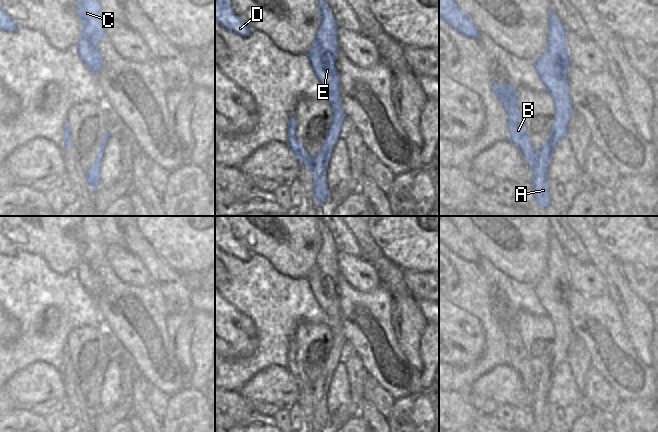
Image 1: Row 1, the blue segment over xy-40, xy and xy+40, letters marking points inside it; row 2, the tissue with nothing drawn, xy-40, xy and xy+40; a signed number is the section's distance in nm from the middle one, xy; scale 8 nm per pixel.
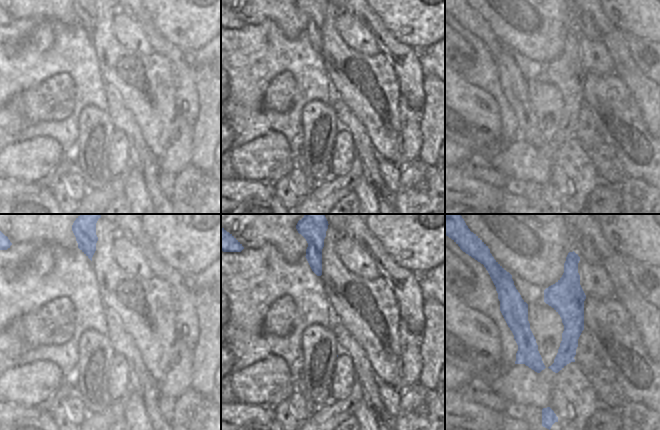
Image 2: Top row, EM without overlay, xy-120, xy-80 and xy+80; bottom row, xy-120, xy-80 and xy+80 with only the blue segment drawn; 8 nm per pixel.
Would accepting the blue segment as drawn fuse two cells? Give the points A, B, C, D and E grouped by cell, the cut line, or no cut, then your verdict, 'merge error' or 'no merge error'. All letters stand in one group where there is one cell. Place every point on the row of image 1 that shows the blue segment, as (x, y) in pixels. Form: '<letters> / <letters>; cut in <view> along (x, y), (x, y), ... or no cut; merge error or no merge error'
A C E / B D; cut in xy+40 along (536, 152), (532, 170); merge error

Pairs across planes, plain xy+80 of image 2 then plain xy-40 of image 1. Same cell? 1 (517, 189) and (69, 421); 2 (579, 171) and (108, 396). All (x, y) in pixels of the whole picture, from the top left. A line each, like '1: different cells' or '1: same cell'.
1: different cells
2: same cell

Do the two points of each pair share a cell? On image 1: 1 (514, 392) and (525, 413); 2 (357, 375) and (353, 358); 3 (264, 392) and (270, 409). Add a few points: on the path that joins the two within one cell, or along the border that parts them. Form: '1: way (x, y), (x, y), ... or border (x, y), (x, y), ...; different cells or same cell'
1: border (516, 407), (527, 408); different cells
2: way (356, 371), (353, 362); same cell
3: border (250, 401), (265, 401), (283, 406); different cells

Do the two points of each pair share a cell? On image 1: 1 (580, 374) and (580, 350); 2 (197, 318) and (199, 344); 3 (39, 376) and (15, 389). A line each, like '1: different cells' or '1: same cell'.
1: same cell
2: same cell
3: same cell

